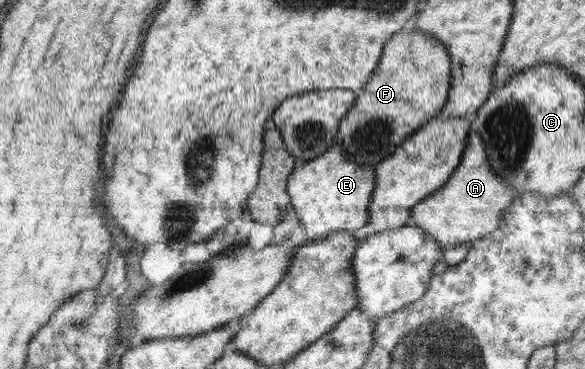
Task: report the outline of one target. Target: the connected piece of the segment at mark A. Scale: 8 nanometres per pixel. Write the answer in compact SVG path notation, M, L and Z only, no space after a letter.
M471 131L466 141L460 163L450 178L438 190L421 199L409 214L410 222L421 227L439 243L442 251L459 243L469 244L498 229L500 214L518 196L490 167L484 143L476 131Z

